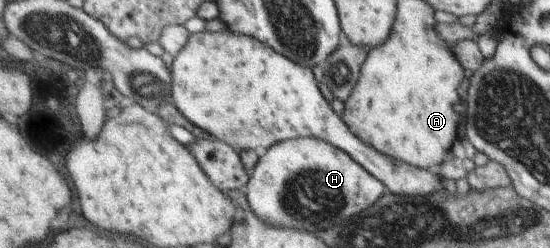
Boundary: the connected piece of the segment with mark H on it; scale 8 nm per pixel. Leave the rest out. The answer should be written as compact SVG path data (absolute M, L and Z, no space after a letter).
M307 136L281 141L260 153L243 191L253 214L265 224L319 232L373 206L387 188L341 148Z

